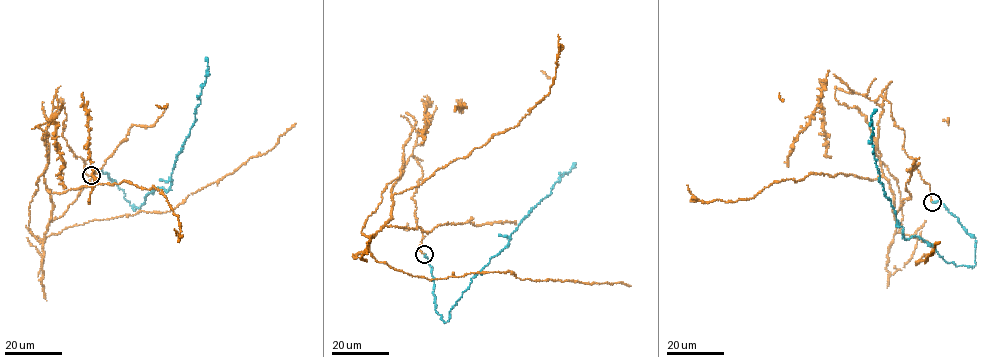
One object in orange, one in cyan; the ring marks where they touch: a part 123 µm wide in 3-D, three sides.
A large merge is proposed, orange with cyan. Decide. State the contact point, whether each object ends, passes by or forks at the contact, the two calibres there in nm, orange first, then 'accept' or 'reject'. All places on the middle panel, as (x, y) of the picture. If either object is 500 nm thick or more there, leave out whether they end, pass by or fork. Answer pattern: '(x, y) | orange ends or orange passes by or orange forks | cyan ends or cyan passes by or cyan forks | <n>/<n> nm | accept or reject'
(424, 254) | orange ends | cyan ends | 130/180 nm | accept

